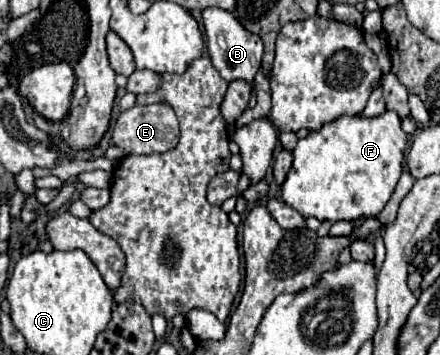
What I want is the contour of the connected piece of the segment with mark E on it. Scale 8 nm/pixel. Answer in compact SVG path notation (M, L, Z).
M151 104L151 106L139 106L125 110L117 126L113 130L113 144L123 148L127 154L163 154L173 150L179 144L179 122L171 106L165 104Z

